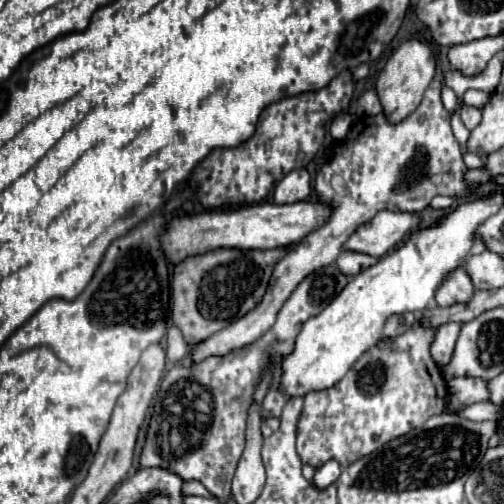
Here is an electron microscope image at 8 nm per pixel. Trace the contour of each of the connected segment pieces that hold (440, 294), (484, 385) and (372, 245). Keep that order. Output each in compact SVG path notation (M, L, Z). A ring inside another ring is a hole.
M458 268L456 272L452 272L440 286L440 290L436 292L436 302L438 306L452 306L452 304L460 304L460 302L468 302L474 294L474 284L470 280L470 276L466 274L464 268Z
M452 378L448 382L450 390L450 410L464 408L474 402L488 400L488 380L484 378Z
M380 212L364 226L358 226L356 232L344 242L342 250L356 250L382 258L390 252L404 236L418 226L418 214L408 212Z

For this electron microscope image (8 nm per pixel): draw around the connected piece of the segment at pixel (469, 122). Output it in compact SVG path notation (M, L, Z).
M462 106L460 116L462 116L462 122L468 130L474 130L480 124L480 118L482 118L480 108L474 108L474 106Z

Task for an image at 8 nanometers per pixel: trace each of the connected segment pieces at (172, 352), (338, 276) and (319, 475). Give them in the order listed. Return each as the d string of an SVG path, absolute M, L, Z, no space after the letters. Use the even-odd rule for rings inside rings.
M170 326L168 328L168 346L166 346L166 354L168 354L168 360L172 362L172 364L176 364L176 362L180 362L184 356L186 356L186 352L188 352L188 344L184 342L184 336L180 334L180 330L178 328L174 328L174 326Z
M332 264L308 274L278 312L274 326L256 342L226 356L208 356L192 366L174 366L166 372L158 392L158 404L146 432L146 442L138 458L140 468L166 468L182 480L202 482L216 498L230 498L230 482L244 450L244 432L248 410L254 402L254 390L264 372L272 372L268 392L280 392L280 404L290 398L280 390L282 360L292 352L300 326L320 314L336 298L348 278Z
M328 460L326 464L322 464L320 468L316 468L316 474L314 474L314 484L318 488L326 488L330 486L332 482L338 480L338 476L342 474L342 468L336 460Z

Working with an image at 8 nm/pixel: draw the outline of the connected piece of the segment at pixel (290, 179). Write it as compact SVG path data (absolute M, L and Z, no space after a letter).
M298 168L292 170L290 174L286 174L276 190L274 190L274 202L276 204L294 204L300 200L306 200L312 192L312 184L310 184L310 174L306 168Z

